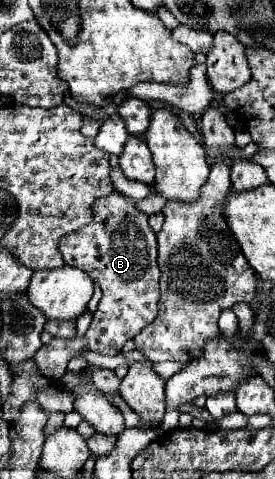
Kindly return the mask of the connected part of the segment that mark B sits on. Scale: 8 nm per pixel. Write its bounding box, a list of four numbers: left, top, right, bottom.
[59,192,161,356]

